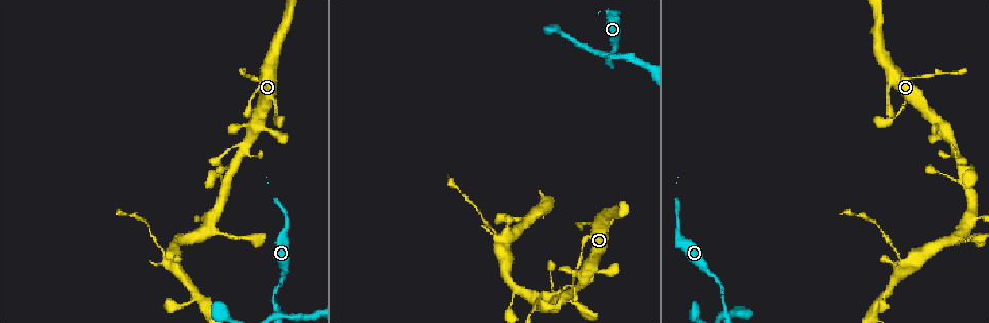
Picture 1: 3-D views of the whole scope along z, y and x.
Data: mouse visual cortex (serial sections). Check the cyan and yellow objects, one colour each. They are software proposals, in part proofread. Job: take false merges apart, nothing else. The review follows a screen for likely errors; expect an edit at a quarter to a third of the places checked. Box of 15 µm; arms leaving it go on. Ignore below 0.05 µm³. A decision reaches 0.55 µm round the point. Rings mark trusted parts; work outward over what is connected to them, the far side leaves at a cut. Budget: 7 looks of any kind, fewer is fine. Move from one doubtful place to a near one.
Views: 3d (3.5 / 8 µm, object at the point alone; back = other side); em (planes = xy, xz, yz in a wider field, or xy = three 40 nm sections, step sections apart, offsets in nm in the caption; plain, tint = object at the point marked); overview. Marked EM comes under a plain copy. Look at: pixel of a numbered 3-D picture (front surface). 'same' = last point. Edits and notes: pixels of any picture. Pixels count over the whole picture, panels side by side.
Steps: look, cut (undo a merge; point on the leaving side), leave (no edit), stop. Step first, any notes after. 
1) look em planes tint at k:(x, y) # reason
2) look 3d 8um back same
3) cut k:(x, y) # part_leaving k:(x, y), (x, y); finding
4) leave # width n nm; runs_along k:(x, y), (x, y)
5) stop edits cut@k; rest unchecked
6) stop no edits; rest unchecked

look 3d 3.5um back at 1:(955, 145) # two arms in line, one across

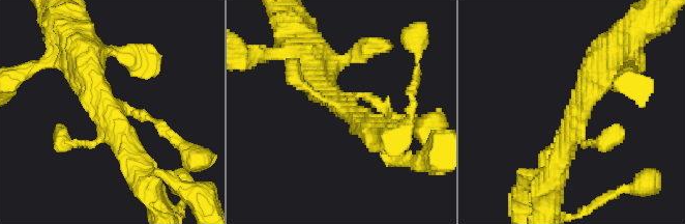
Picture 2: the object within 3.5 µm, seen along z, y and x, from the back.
look em xy step 1 tint at 2:(344, 105)

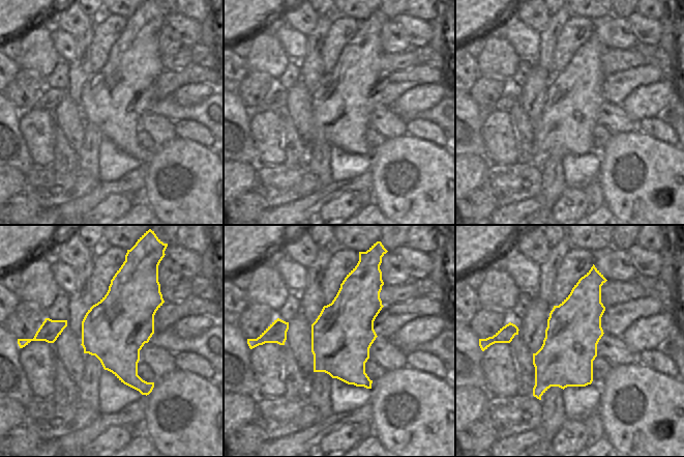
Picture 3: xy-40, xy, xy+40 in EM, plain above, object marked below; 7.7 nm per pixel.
leave # runs_along 2:(84, 60), (139, 171); continuous, no second cell

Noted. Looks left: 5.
look 3d 3.5um at 1:(210, 233) # arms part here

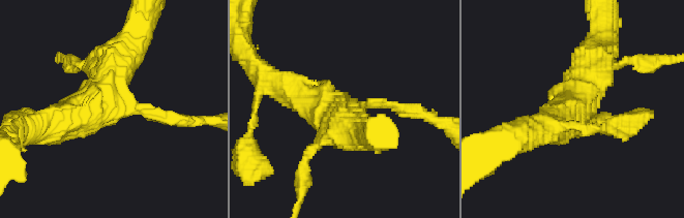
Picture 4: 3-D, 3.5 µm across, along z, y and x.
look em xy step 3 tint at 4:(350, 101) # arms 3; arm_widths 150, 450, 500 nm

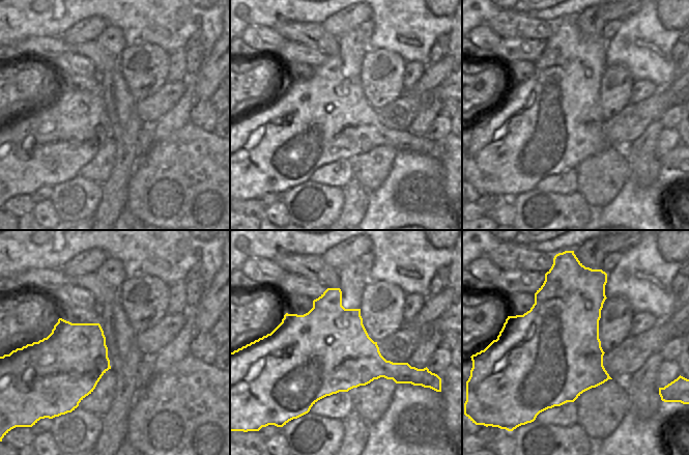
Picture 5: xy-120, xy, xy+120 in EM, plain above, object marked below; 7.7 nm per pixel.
leave # runs_along 4:(130, 42), (93, 106), (41, 125); one cell here

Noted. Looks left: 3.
look 3d 3.5um at 1:(168, 260) # thin arm on a thick one

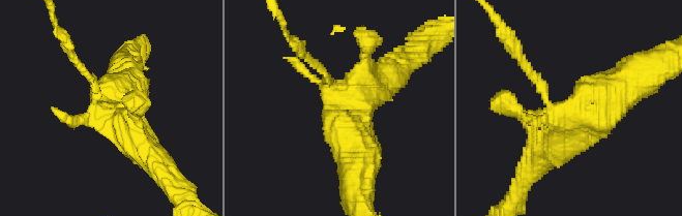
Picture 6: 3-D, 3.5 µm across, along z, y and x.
look em xy step 3 tint at 6:(340, 103) # need the tissue

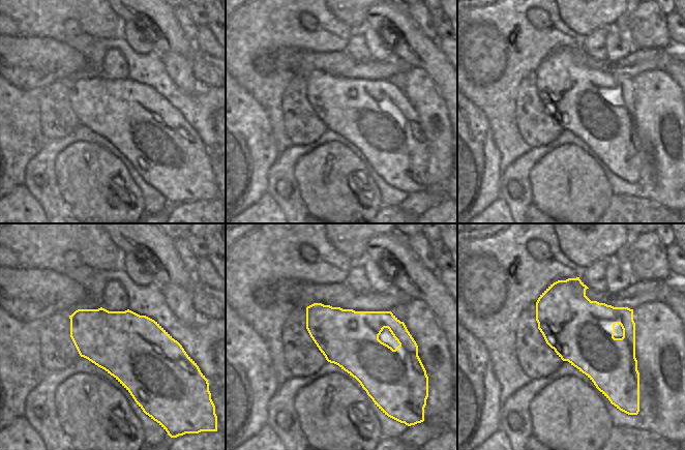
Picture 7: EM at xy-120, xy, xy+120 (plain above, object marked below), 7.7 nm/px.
cut 6:(524, 65) # two cells meet here

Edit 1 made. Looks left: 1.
stop edits cut@6; rest unchecked

